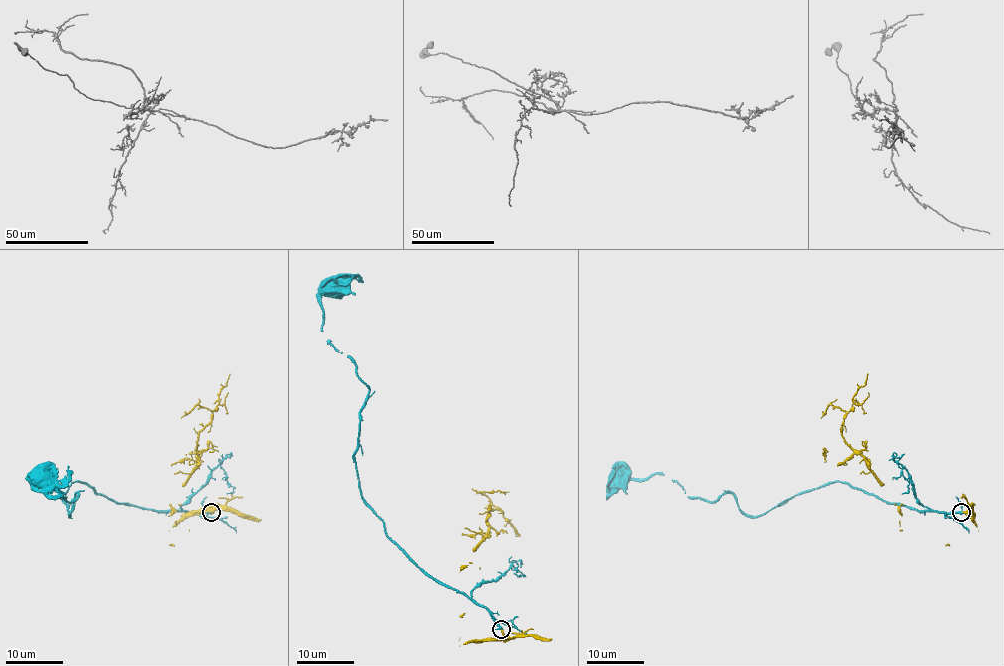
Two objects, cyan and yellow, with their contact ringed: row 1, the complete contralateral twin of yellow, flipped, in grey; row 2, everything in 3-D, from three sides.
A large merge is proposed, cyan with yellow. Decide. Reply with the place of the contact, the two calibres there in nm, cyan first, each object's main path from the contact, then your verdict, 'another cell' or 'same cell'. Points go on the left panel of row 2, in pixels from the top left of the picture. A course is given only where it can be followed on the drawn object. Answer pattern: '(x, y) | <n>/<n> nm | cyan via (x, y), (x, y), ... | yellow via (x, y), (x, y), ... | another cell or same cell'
(211, 512) | 240/240 nm | cyan via (211, 511), (116, 504), (73, 483), (63, 498), (69, 516), (79, 494), (60, 498), (30, 478), (41, 475) | yellow via (211, 511), (189, 530), (171, 516), (198, 457), (198, 435), (230, 373) | same cell

